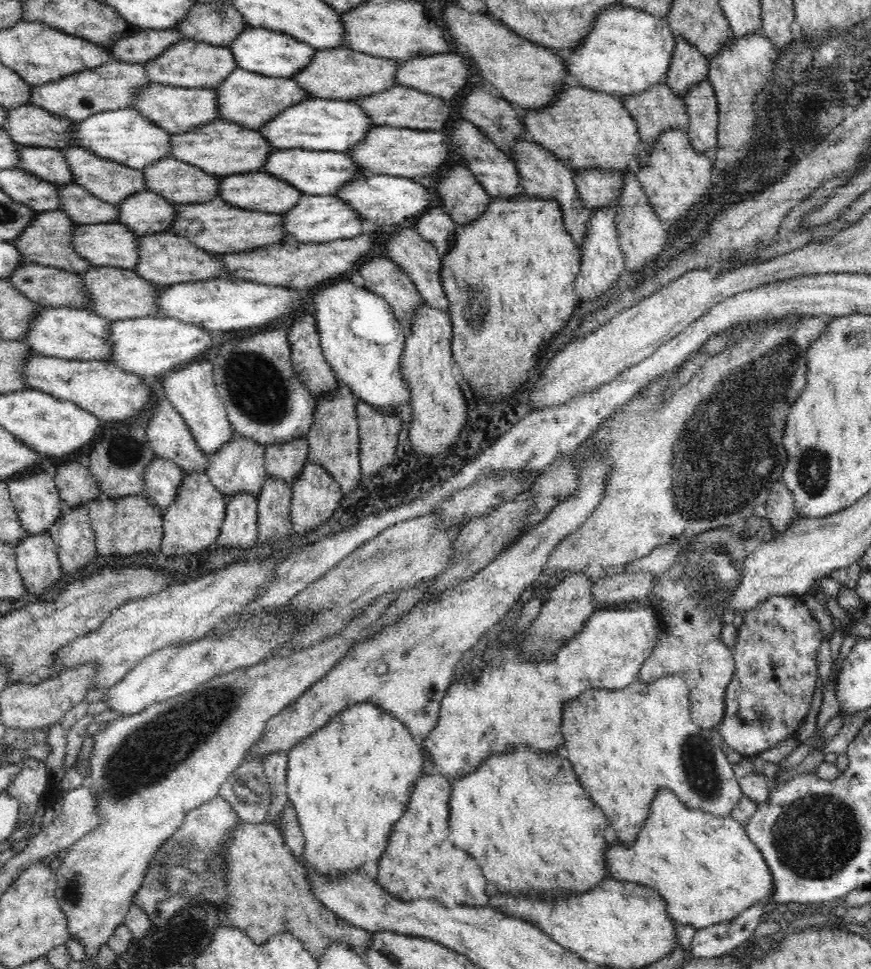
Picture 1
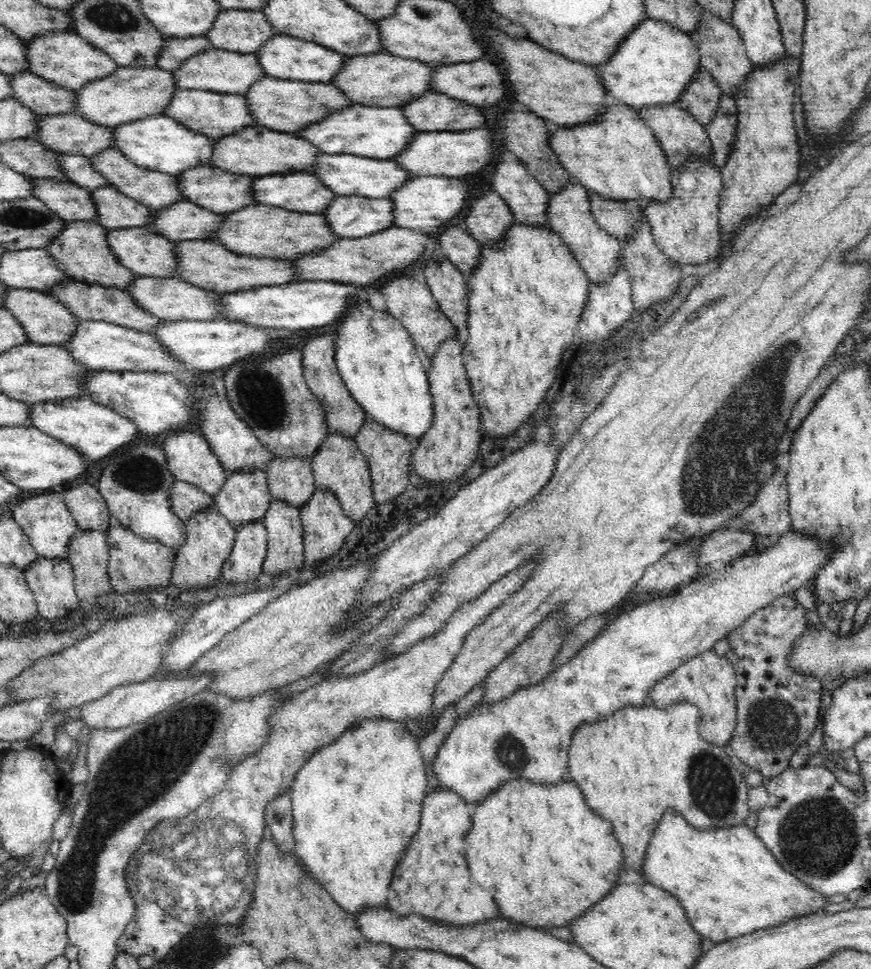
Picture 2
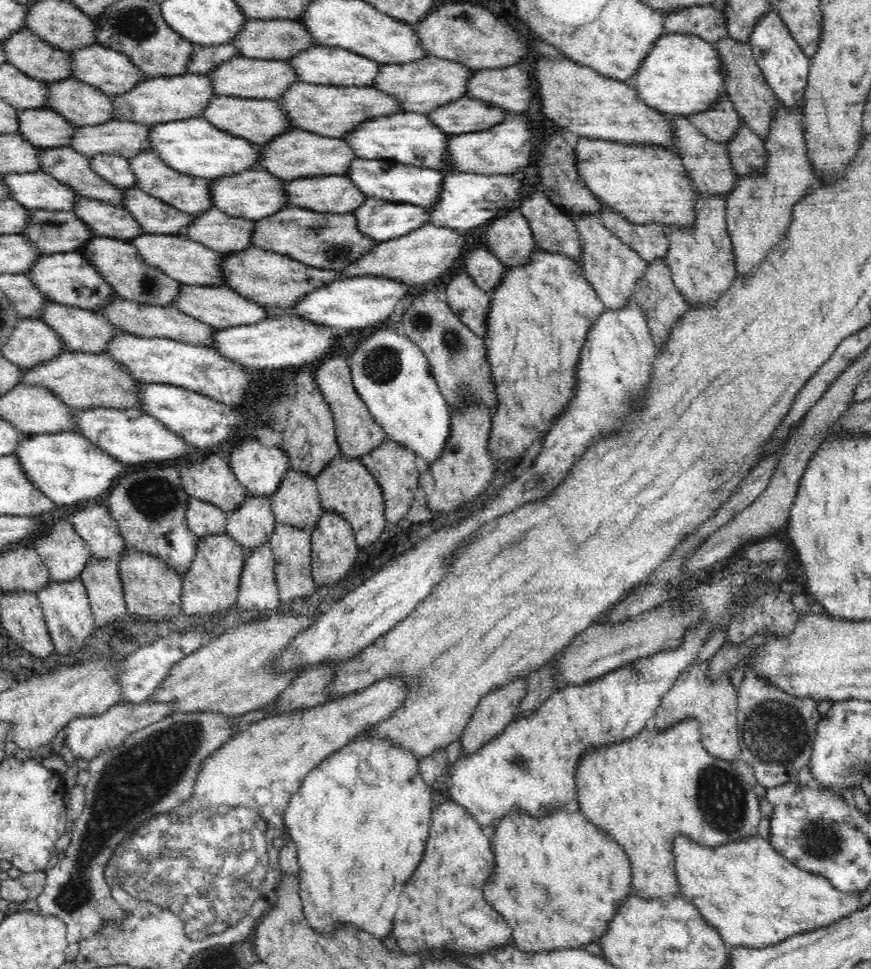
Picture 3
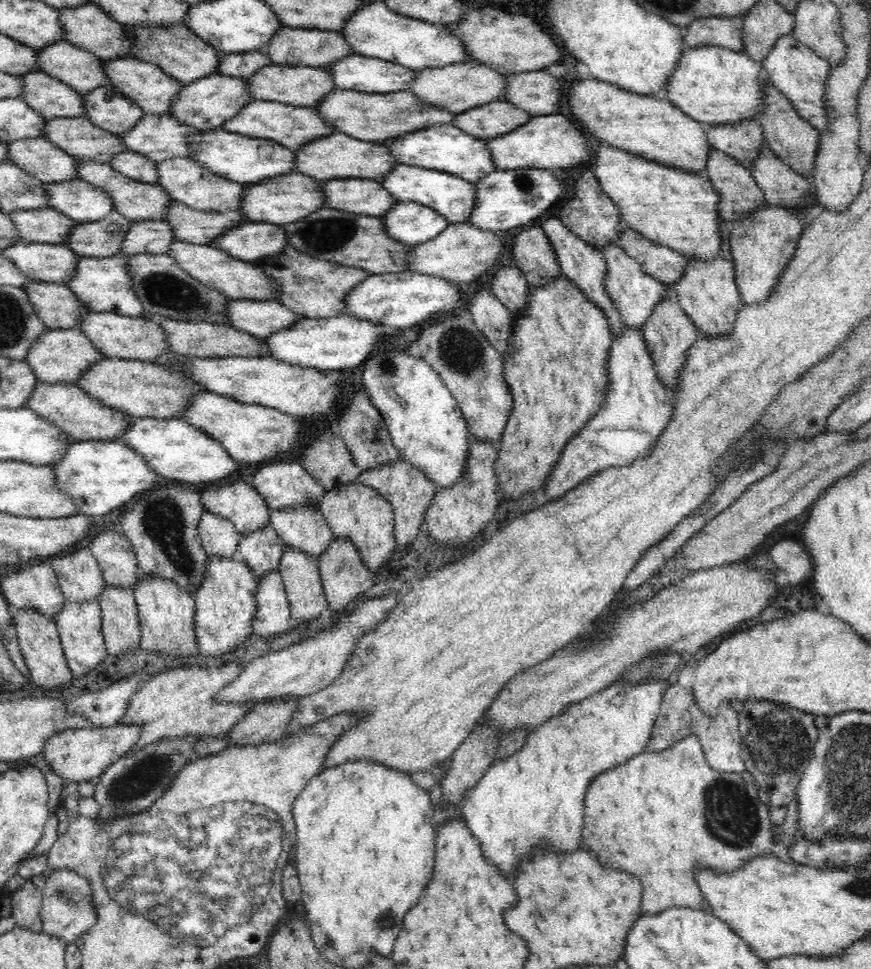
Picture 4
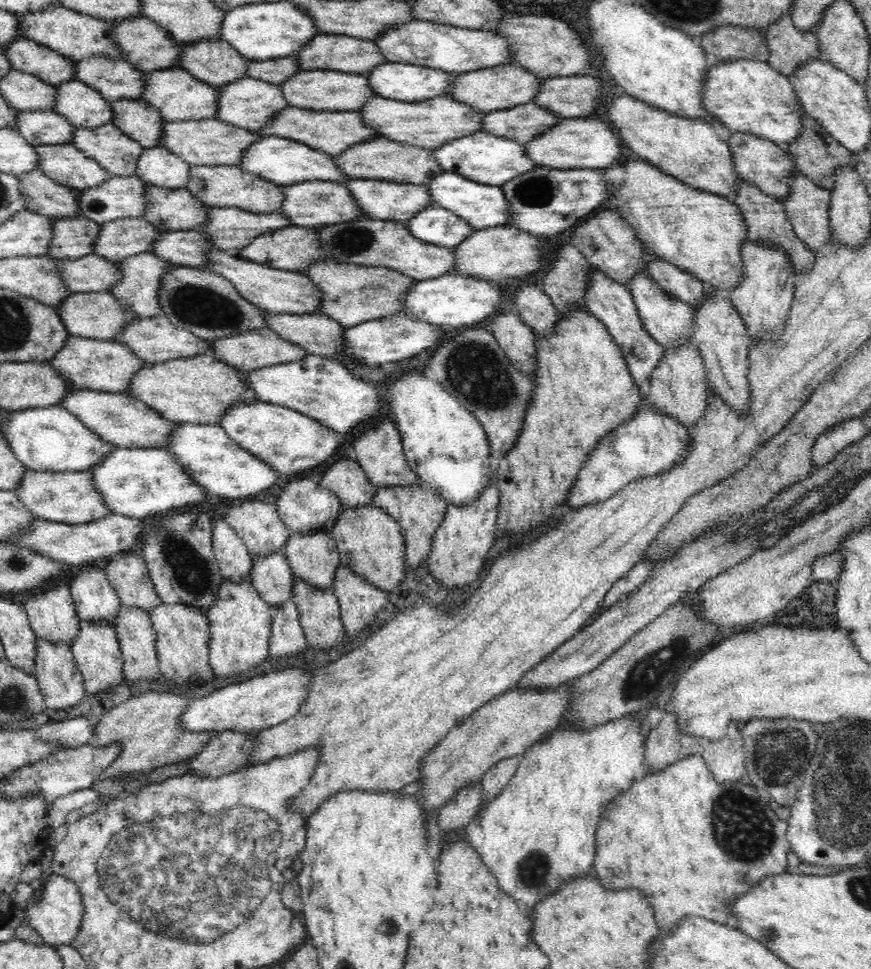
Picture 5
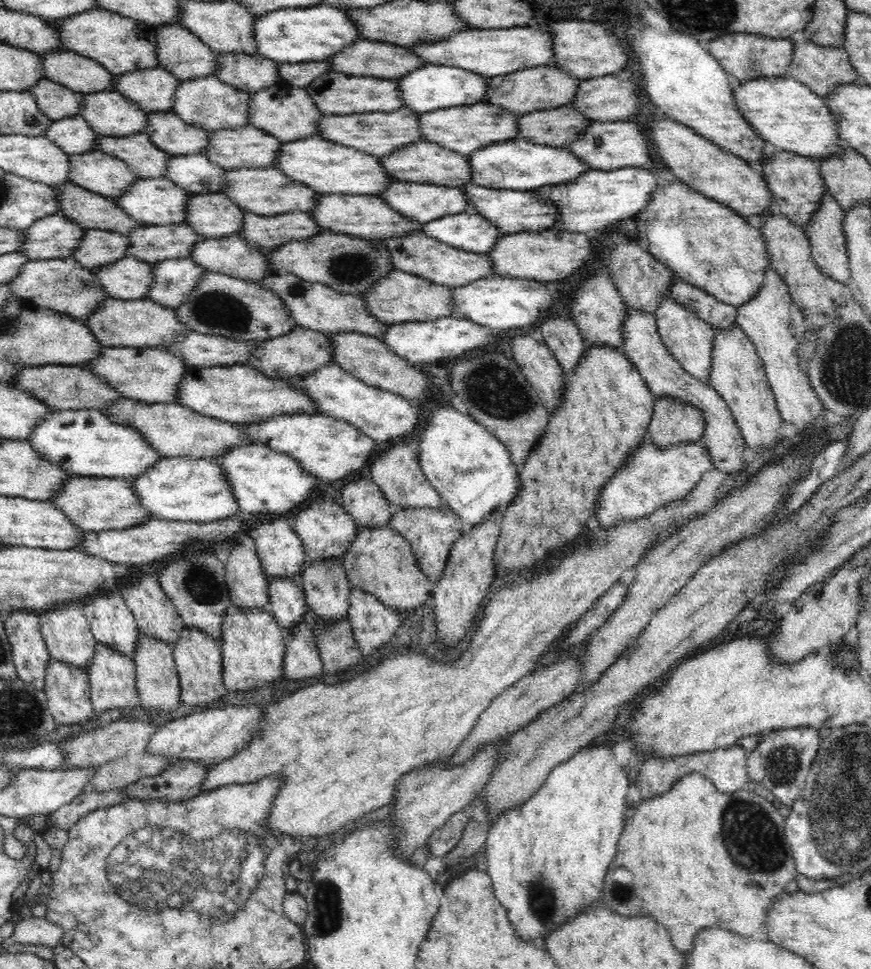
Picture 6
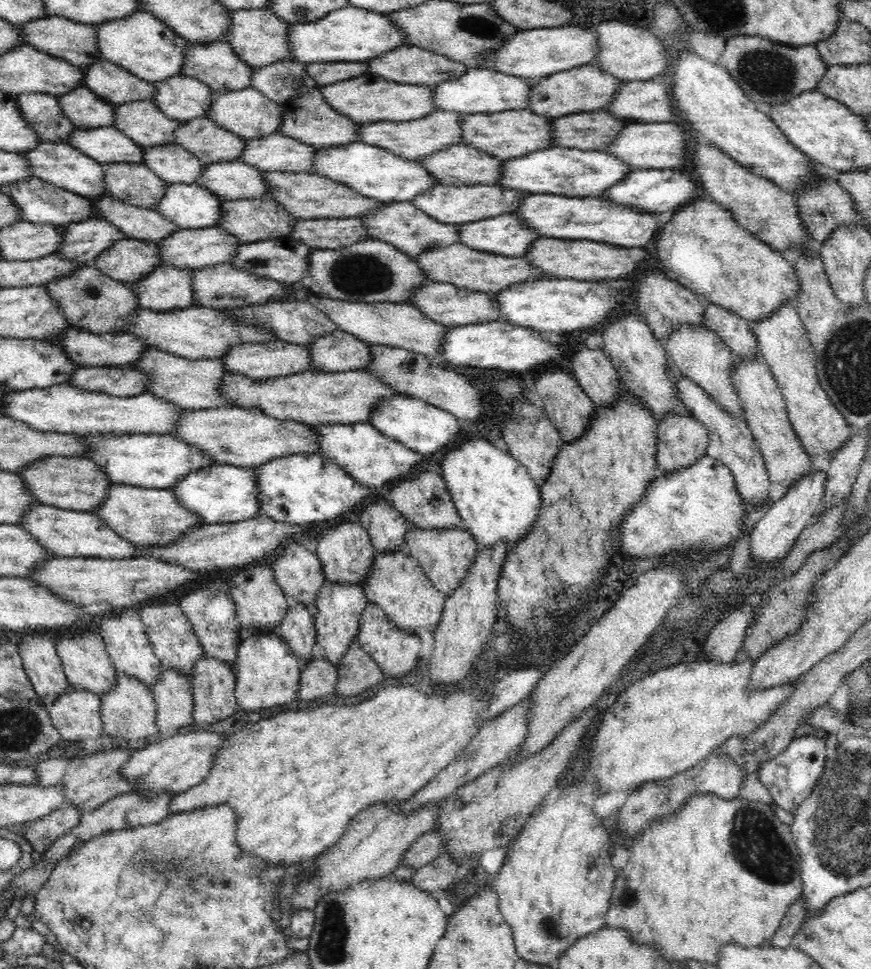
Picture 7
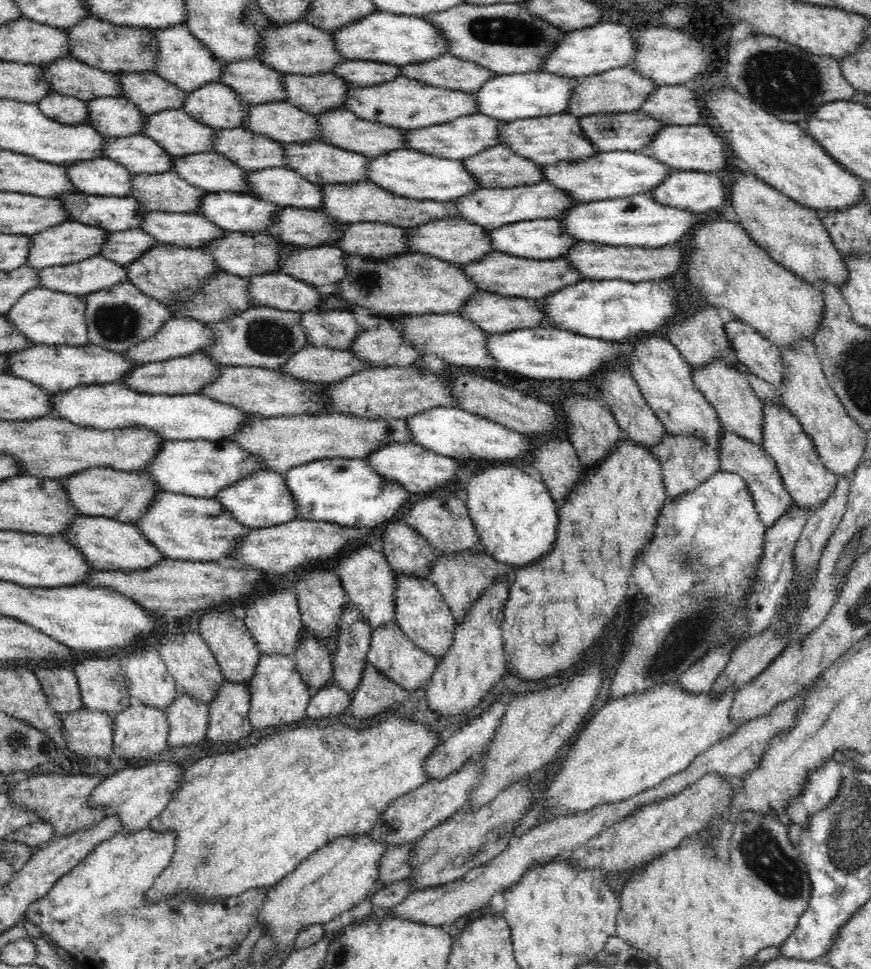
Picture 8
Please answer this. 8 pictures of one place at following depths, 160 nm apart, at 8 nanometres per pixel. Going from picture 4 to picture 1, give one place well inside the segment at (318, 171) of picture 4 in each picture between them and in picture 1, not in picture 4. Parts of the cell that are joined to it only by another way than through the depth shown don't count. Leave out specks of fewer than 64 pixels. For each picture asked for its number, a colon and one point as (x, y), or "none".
1: (220, 147)
2: (254, 151)
3: (295, 153)

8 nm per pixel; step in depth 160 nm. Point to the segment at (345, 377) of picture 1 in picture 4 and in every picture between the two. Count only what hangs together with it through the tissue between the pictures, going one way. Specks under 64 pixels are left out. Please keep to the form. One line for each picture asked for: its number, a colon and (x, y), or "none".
2: (375, 356)
3: (391, 374)
4: (426, 425)

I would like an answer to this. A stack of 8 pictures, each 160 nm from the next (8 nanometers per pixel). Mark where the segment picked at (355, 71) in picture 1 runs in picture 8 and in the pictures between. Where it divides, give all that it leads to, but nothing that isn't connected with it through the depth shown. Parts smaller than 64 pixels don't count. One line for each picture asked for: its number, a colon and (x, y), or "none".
2: (381, 79)
3: (422, 85)
4: (456, 87)
5: (494, 88)
6: (537, 88)
7: (588, 88)
8: (618, 90)

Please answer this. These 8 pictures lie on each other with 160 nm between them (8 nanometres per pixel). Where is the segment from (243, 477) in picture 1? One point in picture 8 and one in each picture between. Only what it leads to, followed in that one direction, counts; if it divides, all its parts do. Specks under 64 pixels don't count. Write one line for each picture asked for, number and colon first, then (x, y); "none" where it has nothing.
2: (245, 496)
3: (252, 524)
4: (261, 549)
5: (271, 574)
6: (287, 603)
7: (298, 628)
8: (313, 661)

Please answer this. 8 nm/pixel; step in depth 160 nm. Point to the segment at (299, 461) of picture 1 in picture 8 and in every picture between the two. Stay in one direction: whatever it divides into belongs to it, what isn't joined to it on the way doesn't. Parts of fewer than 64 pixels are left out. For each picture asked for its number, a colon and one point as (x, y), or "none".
2: (291, 480)
3: (296, 502)
4: (305, 528)
5: (314, 557)
6: (326, 585)
7: (337, 610)
8: (354, 635)

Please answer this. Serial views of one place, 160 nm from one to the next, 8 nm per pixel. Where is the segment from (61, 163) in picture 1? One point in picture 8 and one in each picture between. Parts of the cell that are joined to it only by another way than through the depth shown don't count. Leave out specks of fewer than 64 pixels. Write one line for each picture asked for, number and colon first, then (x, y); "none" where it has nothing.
2: (79, 170)
3: (116, 170)
4: (135, 166)
5: (158, 166)
6: (195, 173)
7: (229, 180)
8: (279, 185)

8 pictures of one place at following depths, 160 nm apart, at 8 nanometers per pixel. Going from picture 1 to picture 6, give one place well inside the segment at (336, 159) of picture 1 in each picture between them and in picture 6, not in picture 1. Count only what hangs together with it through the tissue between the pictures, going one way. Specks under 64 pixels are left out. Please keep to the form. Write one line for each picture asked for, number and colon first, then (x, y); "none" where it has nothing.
2: (344, 174)
3: (383, 179)
4: (454, 198)
5: (482, 206)
6: (511, 211)

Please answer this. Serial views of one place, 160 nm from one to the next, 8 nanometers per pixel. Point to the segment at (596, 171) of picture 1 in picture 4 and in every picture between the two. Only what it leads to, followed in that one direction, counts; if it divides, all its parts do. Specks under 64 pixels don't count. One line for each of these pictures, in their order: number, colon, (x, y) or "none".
2: (620, 219)
3: (650, 241)
4: (664, 264)

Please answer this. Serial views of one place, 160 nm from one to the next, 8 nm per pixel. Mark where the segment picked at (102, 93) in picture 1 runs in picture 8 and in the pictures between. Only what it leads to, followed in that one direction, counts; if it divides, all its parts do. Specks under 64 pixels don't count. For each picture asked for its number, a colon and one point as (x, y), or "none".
2: (130, 93)
3: (160, 99)
4: (206, 103)
5: (248, 103)
6: (288, 113)
7: (308, 118)
8: (338, 127)

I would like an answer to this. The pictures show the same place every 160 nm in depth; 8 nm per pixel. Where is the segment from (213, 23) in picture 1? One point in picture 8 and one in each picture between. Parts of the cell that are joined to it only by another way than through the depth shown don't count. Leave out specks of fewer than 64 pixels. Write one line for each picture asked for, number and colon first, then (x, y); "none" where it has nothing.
2: (244, 31)
3: (276, 39)
4: (300, 47)
5: (325, 52)
6: (370, 58)
7: (407, 64)
8: (445, 71)

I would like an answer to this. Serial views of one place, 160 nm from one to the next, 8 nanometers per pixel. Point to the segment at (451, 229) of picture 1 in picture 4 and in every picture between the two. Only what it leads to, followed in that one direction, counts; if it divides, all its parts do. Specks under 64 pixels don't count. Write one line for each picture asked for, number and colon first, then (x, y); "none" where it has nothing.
2: (460, 248)
3: (485, 268)
4: (508, 284)

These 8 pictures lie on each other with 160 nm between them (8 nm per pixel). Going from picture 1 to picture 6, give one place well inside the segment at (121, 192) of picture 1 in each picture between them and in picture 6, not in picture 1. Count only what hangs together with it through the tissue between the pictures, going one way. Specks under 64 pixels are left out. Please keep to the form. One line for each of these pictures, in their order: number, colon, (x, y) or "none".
2: (154, 189)
3: (190, 194)
4: (186, 181)
5: (226, 185)
6: (267, 191)

